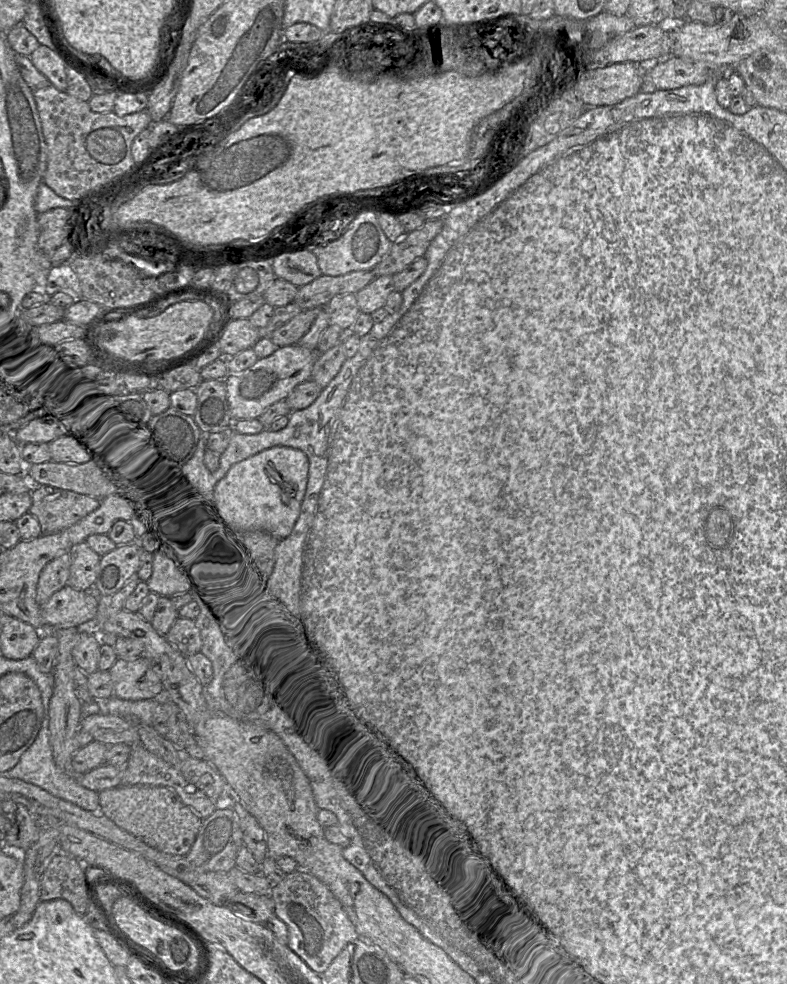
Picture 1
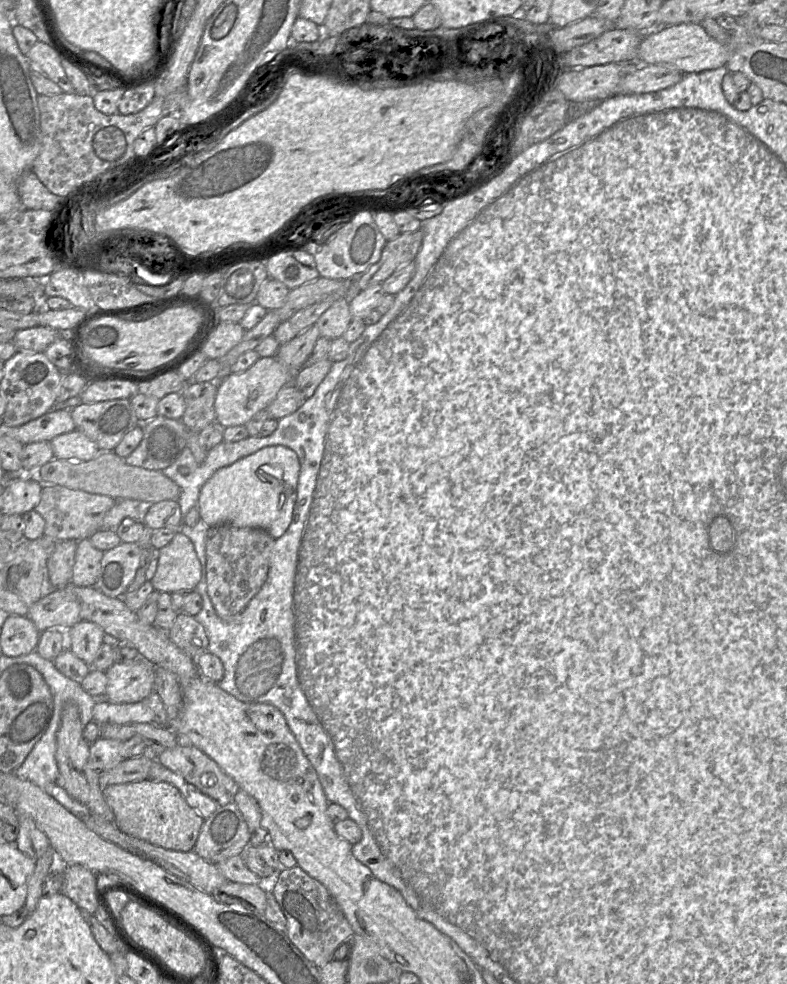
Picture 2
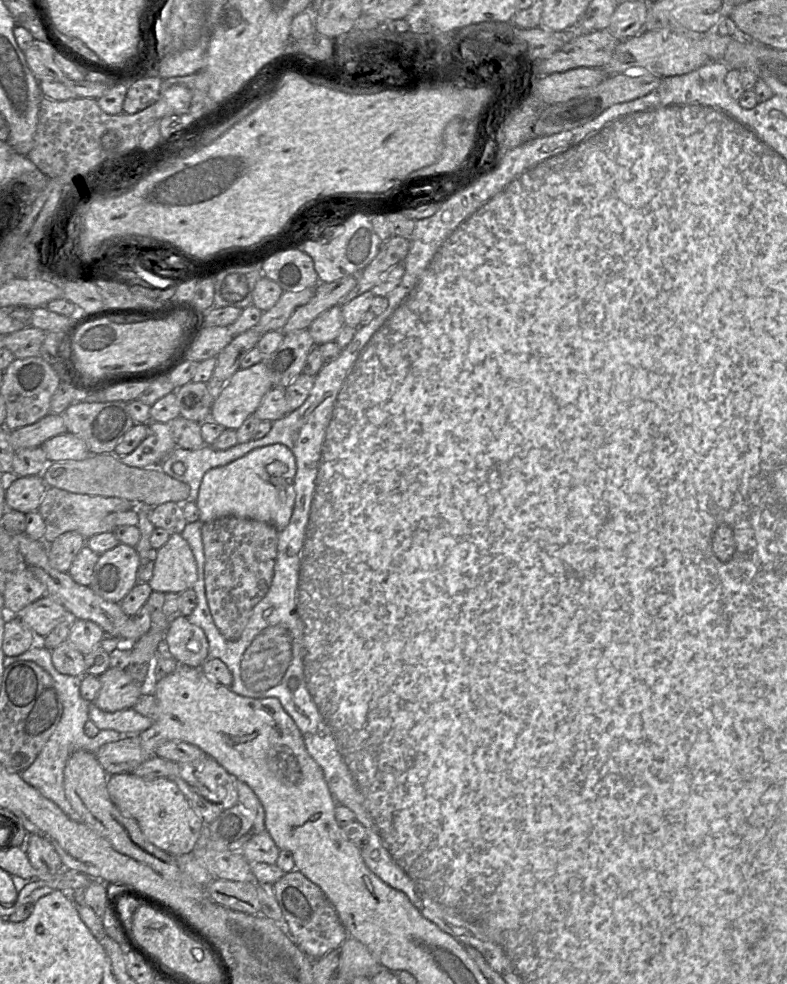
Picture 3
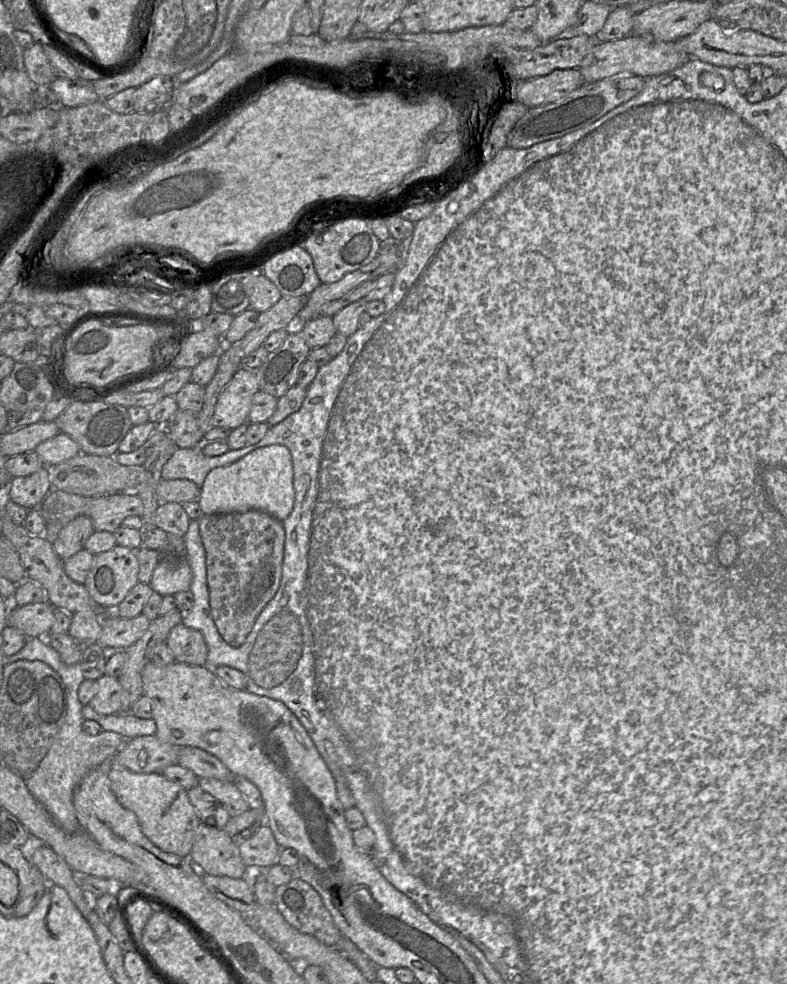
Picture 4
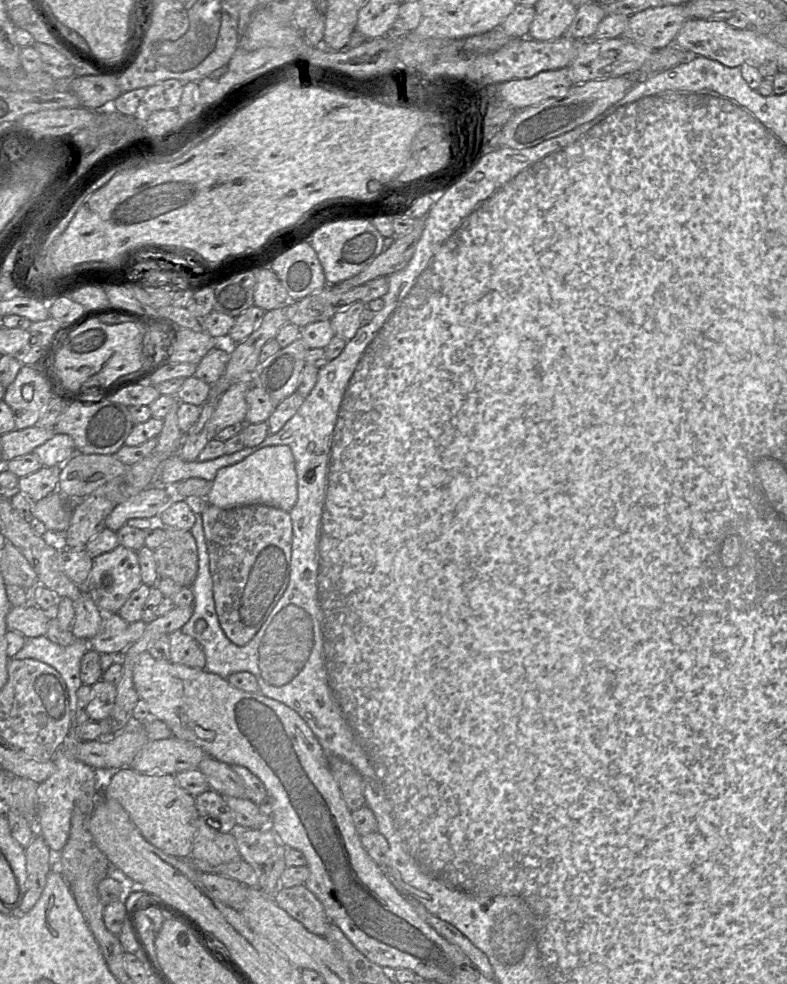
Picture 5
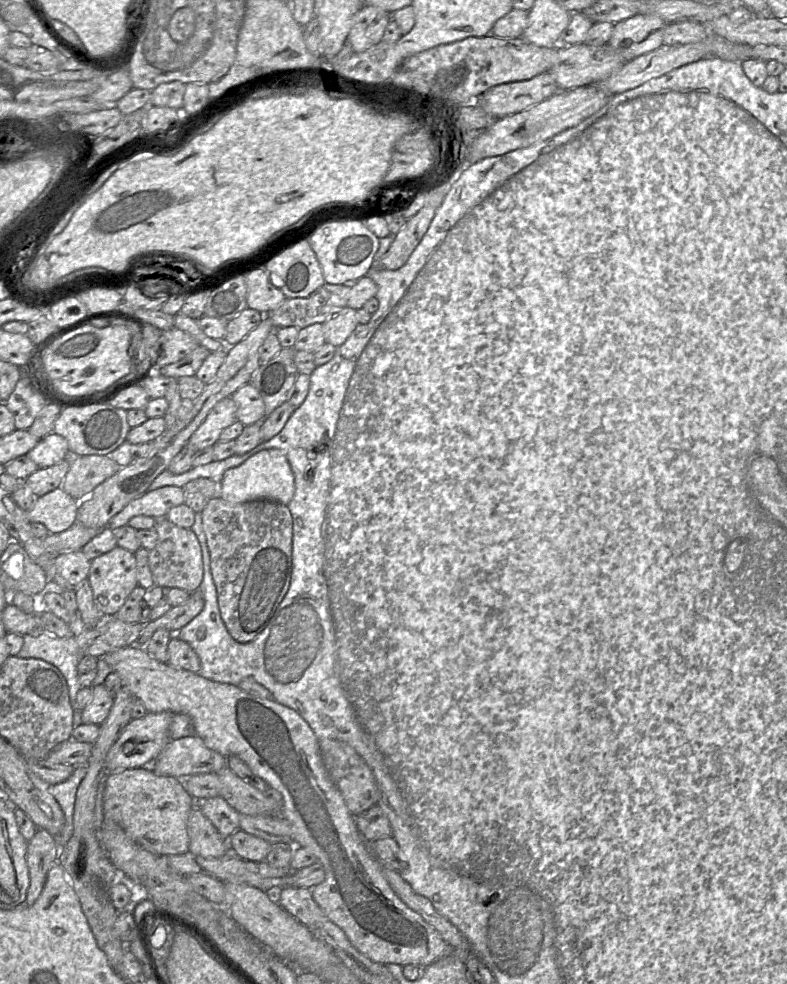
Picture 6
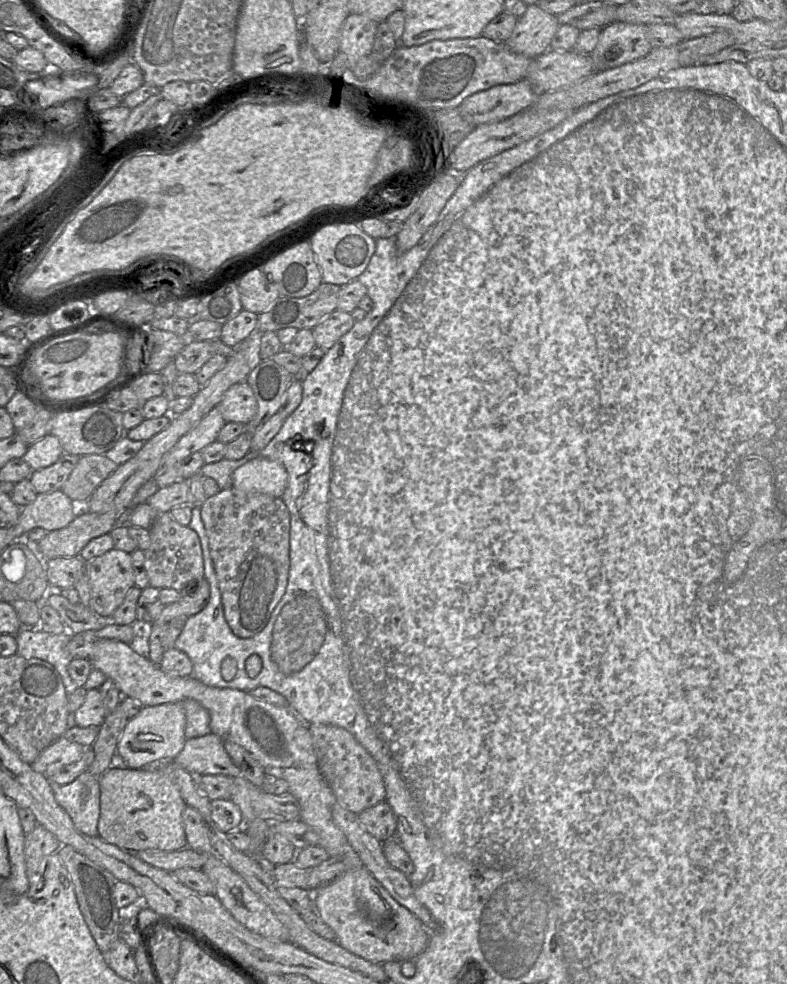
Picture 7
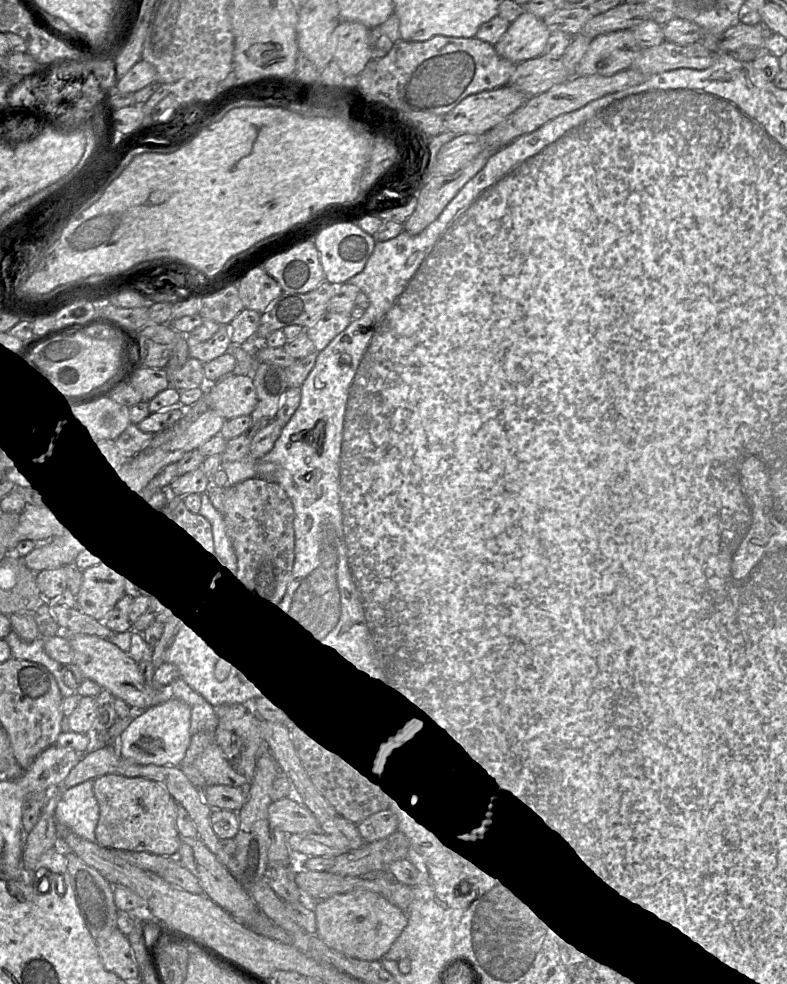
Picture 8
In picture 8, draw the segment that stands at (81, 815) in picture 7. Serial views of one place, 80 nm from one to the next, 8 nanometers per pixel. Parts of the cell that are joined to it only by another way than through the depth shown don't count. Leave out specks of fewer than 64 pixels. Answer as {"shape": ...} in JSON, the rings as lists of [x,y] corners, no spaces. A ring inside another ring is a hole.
{"shape":[[[87,780],[60,792],[55,819],[60,828],[66,828],[76,835],[96,841],[96,827],[100,808],[94,794],[93,780]]]}

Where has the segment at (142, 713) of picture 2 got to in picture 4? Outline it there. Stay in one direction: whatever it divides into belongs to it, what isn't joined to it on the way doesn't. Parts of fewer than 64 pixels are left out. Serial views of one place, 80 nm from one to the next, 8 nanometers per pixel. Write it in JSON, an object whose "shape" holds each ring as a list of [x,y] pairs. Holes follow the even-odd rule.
{"shape":[[[90,705],[82,708],[86,720],[99,723],[103,731],[112,731],[121,734],[125,739],[141,736],[153,736],[157,726],[154,719],[141,719],[130,712],[119,712],[113,715],[98,714]]]}

